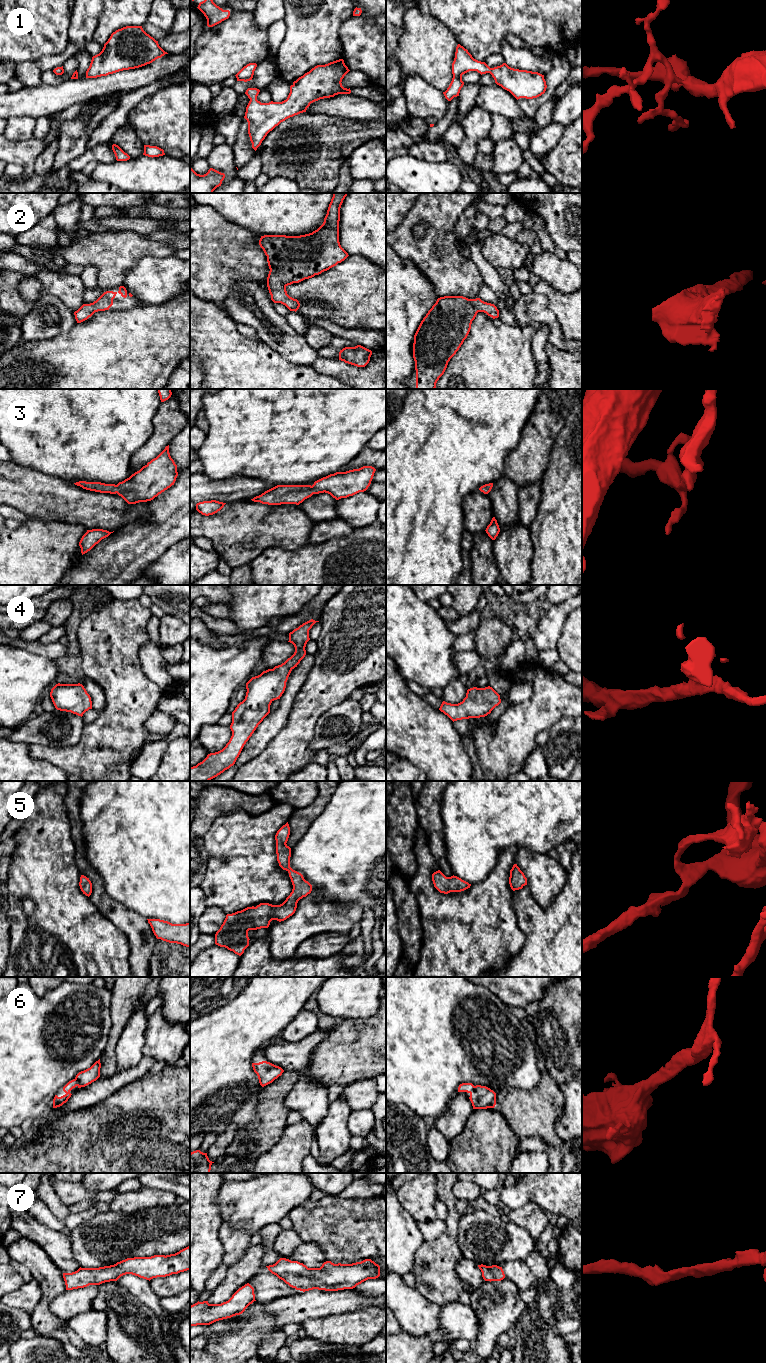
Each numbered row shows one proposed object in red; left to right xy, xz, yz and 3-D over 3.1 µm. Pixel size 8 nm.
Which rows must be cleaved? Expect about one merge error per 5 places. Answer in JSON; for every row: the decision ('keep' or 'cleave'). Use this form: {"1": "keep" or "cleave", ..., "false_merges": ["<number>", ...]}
{"1": "keep", "2": "keep", "3": "keep", "4": "keep", "5": "keep", "6": "keep", "7": "keep", "false_merges": []}

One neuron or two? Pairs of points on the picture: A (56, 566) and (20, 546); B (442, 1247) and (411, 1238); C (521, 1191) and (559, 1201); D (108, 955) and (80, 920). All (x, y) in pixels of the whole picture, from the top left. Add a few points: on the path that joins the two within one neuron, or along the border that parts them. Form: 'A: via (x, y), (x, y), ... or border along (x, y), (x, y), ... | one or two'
A: via (47, 557), (29, 555) | one
B: border along (424, 1241), (416, 1251), (414, 1263) | two
C: via (530, 1191), (550, 1192) | one
D: via (99, 946), (82, 929) | one

